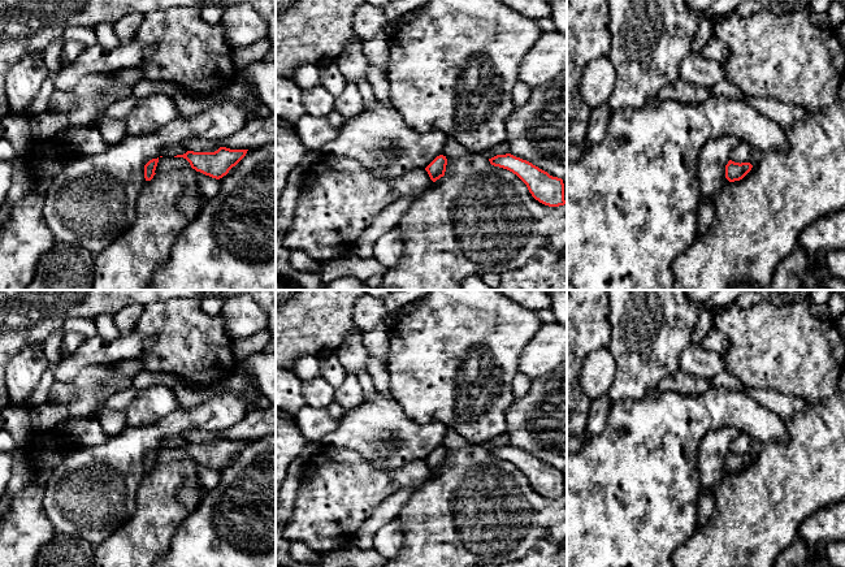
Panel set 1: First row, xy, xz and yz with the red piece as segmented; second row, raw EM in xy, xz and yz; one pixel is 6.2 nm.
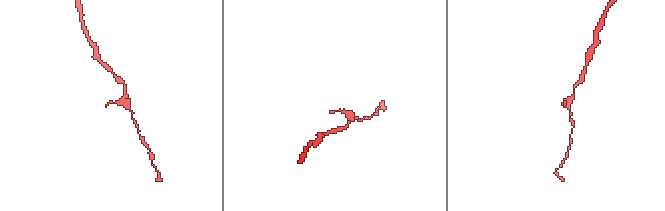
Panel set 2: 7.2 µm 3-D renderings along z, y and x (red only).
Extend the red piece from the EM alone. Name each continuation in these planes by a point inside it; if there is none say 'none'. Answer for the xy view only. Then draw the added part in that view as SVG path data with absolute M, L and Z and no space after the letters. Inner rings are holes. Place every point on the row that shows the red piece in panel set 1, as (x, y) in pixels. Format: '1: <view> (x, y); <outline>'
none

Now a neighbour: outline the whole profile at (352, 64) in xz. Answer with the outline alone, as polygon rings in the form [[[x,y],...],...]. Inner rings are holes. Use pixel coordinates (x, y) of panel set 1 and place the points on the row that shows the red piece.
[[[355,38],[350,40],[342,55],[337,57],[335,61],[347,82],[356,83],[365,79],[369,64],[363,55],[361,39]]]

